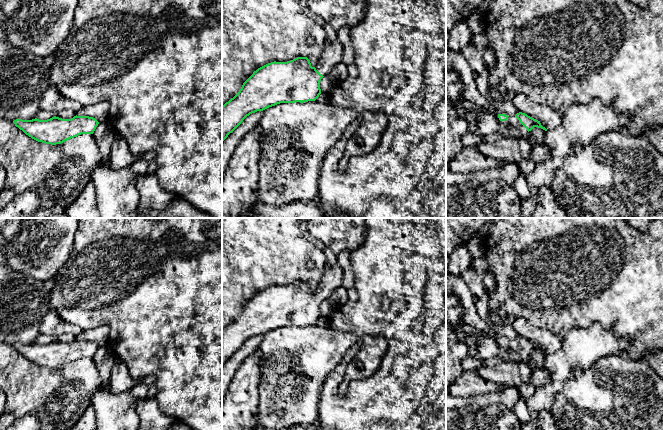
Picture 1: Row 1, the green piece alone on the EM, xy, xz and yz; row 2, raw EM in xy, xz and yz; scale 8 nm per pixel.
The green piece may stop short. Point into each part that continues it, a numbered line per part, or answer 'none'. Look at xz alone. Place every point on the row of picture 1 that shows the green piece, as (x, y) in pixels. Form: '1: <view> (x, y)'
1: xz (332, 52)

